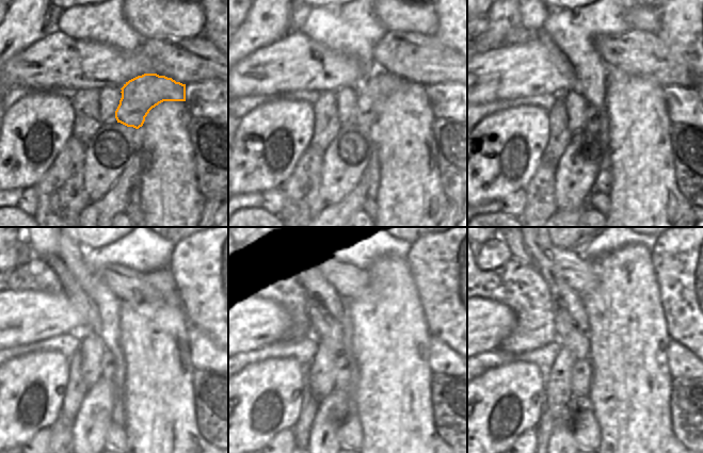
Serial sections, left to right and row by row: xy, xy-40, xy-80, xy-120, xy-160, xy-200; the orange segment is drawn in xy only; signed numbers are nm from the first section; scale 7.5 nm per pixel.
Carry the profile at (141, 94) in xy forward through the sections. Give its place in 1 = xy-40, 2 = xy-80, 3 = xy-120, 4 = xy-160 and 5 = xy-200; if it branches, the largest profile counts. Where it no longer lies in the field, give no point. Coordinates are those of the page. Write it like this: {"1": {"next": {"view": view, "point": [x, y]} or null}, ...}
{"1": {"next": {"view": "xy-40", "point": [374, 92]}}, "2": {"next": {"view": "xy-80", "point": [594, 119]}}, "3": {"next": {"view": "xy-120", "point": [107, 363]}}, "4": {"next": {"view": "xy-160", "point": [342, 370]}}, "5": {"next": {"view": "xy-200", "point": [580, 381]}}}

